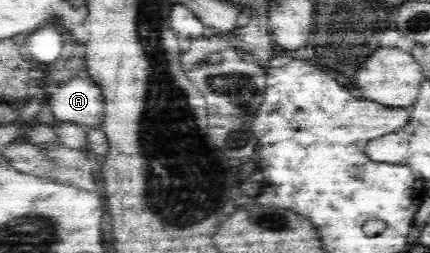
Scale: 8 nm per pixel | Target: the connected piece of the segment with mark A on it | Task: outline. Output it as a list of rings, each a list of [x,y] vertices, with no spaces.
[[[74,78],[55,86],[46,100],[56,120],[73,122],[84,130],[101,128],[104,98],[92,80]]]

